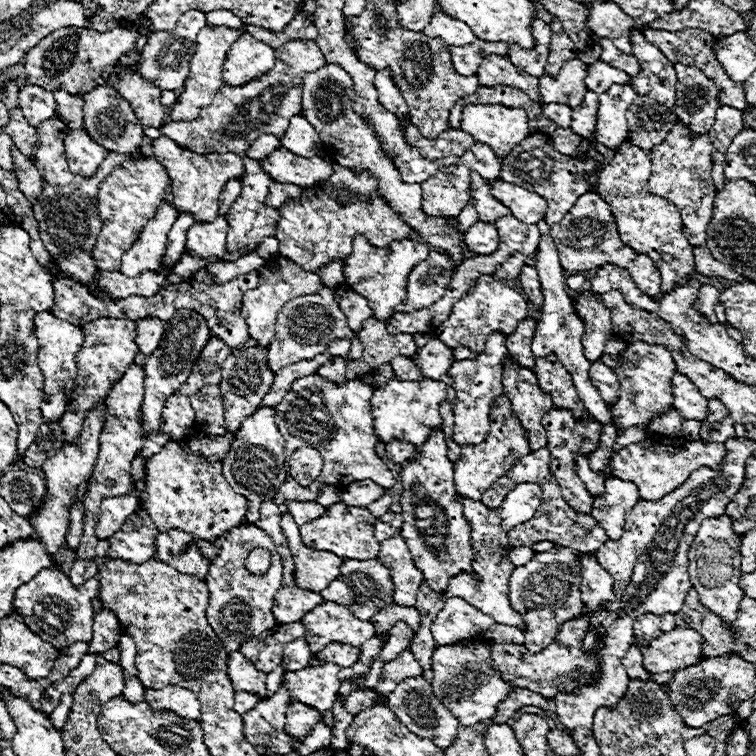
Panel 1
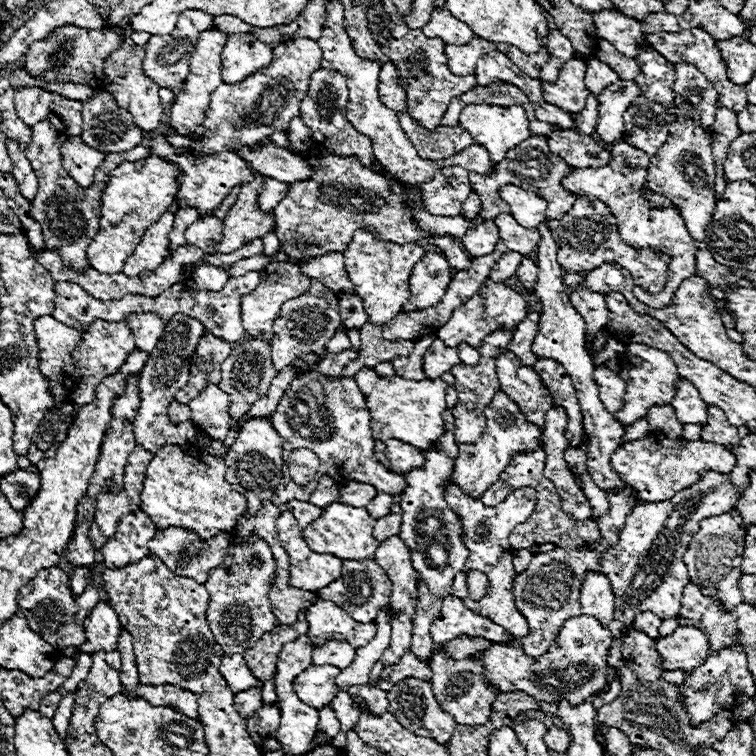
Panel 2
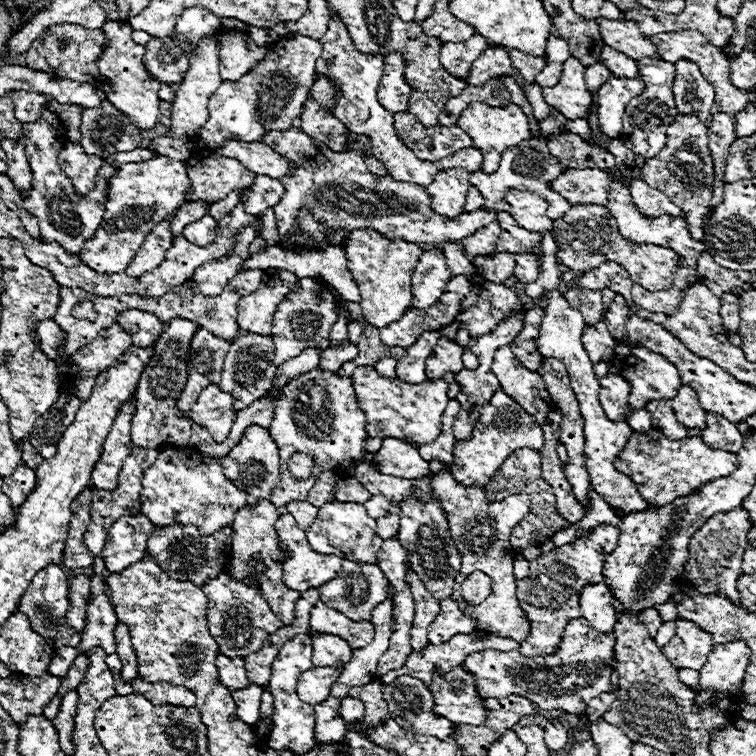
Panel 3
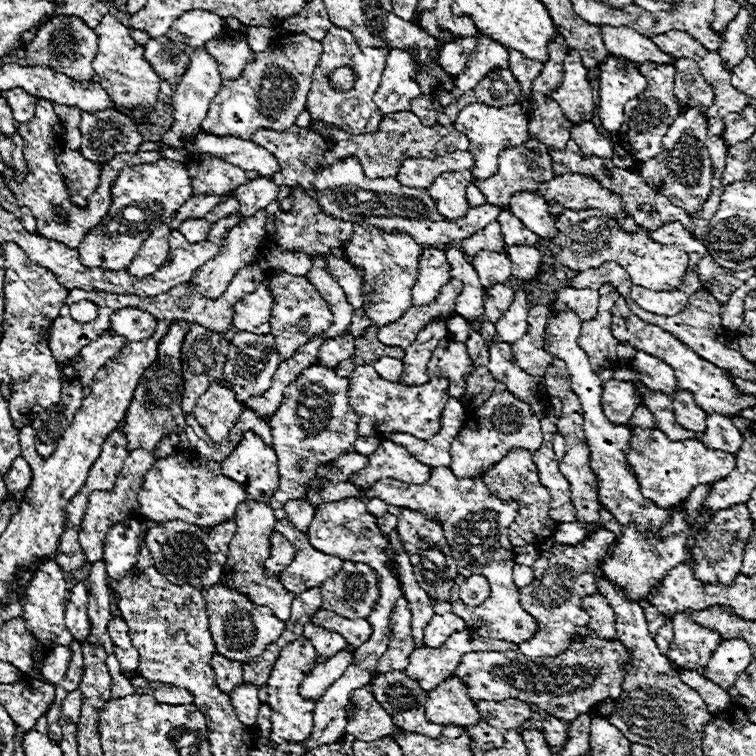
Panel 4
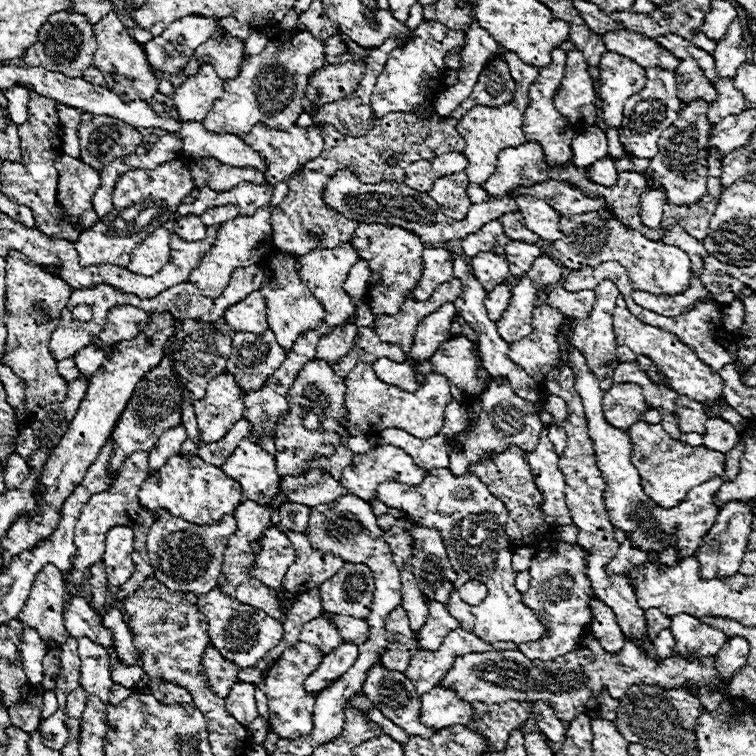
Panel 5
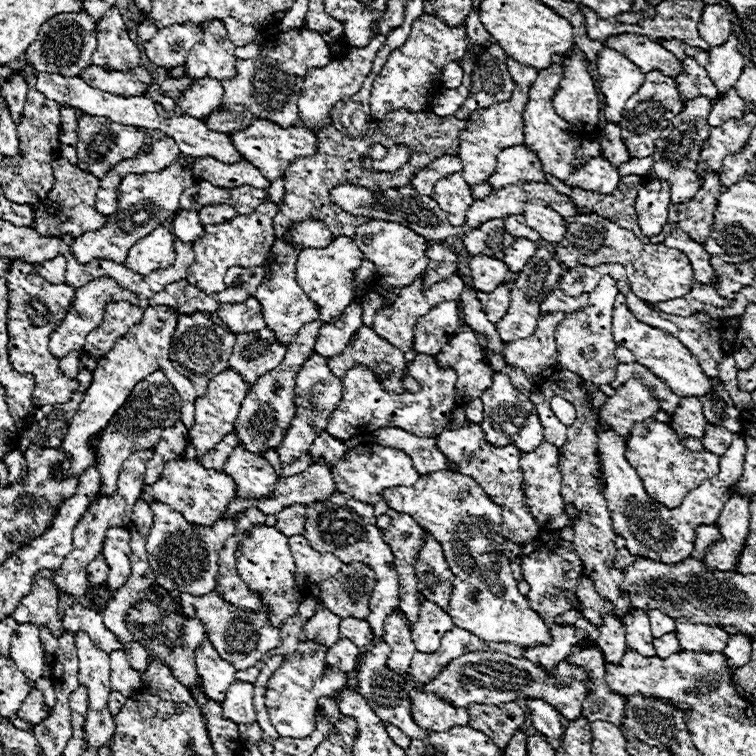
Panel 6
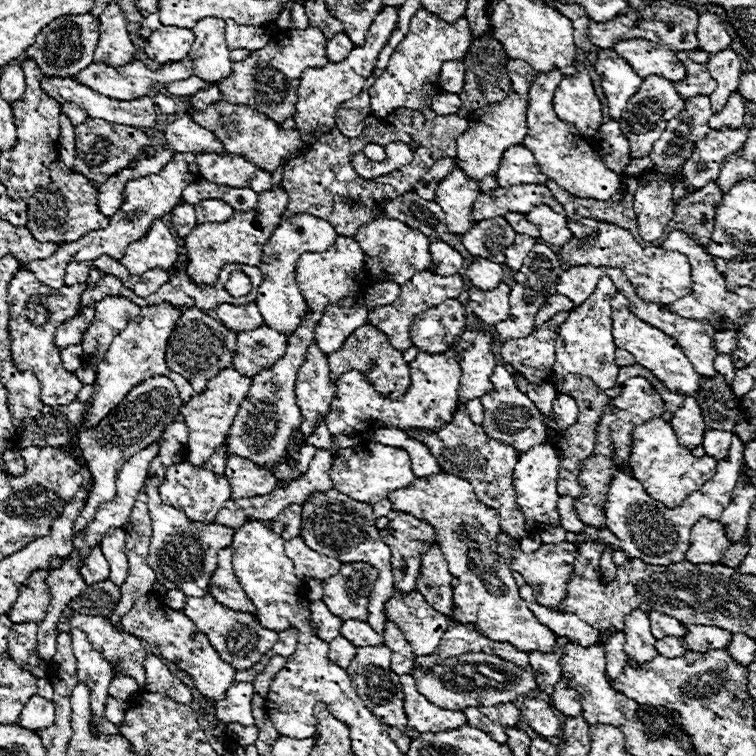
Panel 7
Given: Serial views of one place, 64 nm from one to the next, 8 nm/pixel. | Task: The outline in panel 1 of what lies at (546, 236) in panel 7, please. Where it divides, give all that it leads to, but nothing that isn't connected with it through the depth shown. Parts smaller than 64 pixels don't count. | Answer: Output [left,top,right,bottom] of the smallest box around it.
[490,180,546,224]

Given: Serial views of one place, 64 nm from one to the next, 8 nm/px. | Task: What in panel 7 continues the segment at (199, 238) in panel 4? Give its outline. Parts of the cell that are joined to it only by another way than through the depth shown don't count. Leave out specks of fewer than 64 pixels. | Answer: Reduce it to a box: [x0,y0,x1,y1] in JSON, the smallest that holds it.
[170,202,198,238]

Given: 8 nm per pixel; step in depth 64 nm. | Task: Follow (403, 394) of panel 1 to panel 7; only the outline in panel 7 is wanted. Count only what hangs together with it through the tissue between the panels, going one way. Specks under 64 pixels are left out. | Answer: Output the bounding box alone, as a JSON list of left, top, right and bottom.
[324,348,460,434]

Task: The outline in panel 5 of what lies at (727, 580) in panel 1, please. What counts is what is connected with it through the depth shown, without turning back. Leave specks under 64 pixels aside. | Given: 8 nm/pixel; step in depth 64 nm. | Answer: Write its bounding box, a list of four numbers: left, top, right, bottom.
[694,500,752,580]

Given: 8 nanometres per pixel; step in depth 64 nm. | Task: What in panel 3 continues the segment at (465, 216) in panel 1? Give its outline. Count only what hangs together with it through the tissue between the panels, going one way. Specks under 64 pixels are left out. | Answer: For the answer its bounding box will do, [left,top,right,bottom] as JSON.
[466,186,484,212]

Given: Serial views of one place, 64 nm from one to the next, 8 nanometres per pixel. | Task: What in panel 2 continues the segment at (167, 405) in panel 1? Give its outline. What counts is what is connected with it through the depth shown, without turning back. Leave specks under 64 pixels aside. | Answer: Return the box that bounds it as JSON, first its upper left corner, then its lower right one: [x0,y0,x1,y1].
[168,400,190,424]

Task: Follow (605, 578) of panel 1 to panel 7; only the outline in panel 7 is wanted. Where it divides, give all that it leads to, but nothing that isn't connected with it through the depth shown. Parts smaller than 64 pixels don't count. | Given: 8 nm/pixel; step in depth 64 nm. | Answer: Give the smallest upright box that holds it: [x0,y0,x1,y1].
[602,630,626,680]

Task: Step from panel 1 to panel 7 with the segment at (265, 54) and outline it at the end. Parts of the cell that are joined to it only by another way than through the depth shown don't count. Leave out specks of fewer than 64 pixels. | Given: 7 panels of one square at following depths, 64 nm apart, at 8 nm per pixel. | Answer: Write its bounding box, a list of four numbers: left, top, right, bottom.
[188,20,232,82]

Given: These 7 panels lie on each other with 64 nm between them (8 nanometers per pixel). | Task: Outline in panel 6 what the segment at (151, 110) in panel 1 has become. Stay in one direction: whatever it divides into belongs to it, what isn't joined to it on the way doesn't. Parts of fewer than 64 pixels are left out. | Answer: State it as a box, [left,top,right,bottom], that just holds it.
[92,8,142,72]

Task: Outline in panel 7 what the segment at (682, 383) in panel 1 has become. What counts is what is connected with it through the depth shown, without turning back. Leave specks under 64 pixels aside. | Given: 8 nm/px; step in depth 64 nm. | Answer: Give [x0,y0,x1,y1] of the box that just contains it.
[672,396,704,452]

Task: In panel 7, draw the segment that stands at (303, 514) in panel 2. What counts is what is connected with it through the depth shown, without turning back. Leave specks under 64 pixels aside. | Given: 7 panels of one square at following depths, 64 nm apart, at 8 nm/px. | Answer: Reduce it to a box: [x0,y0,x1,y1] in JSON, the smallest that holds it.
[272,504,300,540]

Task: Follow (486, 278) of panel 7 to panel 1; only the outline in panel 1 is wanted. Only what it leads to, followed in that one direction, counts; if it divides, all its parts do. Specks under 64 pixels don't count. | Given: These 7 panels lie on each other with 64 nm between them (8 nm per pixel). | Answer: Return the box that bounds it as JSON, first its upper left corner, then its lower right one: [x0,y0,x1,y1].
[494,254,526,280]

